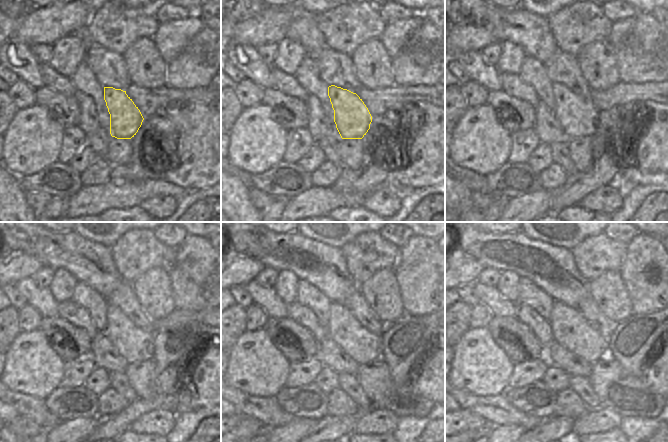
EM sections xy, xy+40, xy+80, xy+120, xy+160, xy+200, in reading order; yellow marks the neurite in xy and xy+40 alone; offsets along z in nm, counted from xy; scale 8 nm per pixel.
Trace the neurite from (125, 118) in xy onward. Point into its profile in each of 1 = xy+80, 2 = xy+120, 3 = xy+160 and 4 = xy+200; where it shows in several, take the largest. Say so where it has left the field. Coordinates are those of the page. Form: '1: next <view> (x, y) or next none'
1: next xy+80 (578, 117)
2: next xy+120 (134, 344)
3: next xy+160 (355, 340)
4: next xy+200 (570, 330)

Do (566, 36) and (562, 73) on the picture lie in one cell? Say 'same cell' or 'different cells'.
different cells

